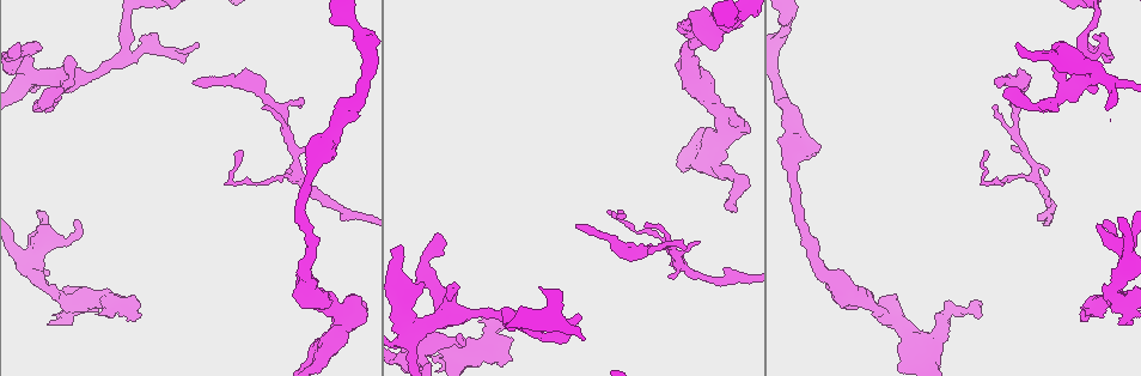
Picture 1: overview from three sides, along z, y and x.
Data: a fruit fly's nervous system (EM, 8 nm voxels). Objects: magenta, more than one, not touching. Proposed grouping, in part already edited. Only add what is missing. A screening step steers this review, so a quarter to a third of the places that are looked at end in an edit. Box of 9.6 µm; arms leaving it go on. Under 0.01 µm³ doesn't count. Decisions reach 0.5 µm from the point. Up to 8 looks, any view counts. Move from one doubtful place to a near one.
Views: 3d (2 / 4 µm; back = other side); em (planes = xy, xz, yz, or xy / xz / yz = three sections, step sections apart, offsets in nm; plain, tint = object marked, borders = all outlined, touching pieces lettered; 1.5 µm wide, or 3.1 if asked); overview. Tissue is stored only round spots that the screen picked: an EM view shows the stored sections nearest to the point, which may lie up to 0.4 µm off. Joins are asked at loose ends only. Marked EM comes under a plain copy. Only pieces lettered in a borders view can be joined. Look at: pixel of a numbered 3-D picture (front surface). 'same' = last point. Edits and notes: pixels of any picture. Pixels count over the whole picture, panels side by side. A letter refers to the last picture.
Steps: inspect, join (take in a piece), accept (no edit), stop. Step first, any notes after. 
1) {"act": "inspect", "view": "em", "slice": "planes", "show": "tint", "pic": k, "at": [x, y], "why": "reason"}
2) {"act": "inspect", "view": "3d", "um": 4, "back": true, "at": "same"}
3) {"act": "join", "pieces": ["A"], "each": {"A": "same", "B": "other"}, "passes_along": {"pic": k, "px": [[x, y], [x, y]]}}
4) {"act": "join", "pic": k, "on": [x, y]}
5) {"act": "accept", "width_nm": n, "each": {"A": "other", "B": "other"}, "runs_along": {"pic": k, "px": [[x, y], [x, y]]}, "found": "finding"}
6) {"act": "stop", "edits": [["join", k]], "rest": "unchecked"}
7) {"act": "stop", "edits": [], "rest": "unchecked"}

{"act": "inspect", "view": "3d", "um": 4, "back": true, "pic": 1, "at": [737, 210], "why": "branch stops here"}

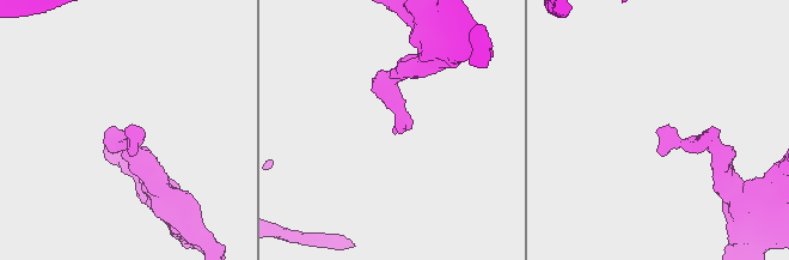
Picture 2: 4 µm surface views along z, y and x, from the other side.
{"act": "inspect", "view": "em", "slice": "planes", "show": "borders", "pic": 2, "at": [392, 130]}

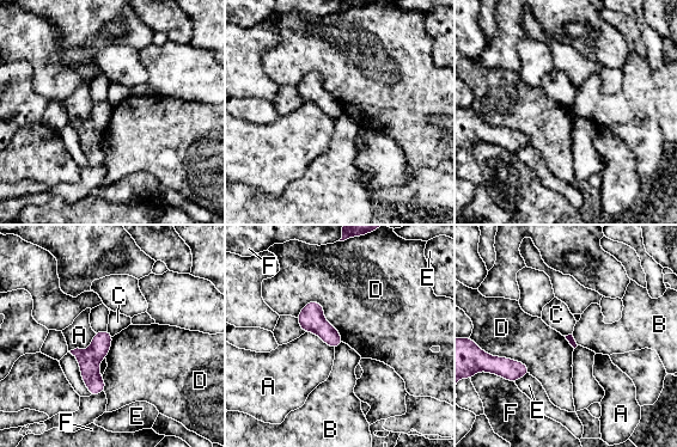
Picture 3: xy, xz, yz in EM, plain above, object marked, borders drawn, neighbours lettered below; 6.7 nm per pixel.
{"act": "accept", "each": {"A": "other", "B": "other", "C": "other", "D": "other", "E": "other", "F": "other"}, "runs_along": {"pic": 3, "px": [[105, 334], [92, 356], [92, 392]]}, "found": "no lettered piece goes on from it"}

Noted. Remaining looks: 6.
{"act": "inspect", "view": "em", "slice": "xz", "step": 8, "show": "tint", "pic": 1, "at": [996, 108]}

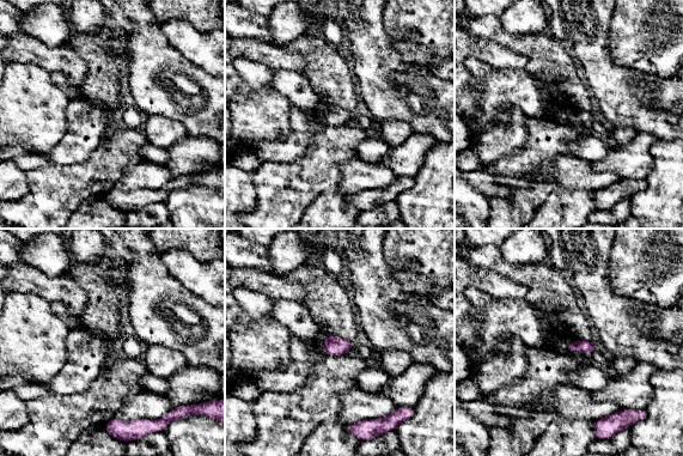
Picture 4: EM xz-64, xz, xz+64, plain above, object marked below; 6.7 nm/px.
{"act": "inspect", "view": "em", "slice": "planes", "show": "borders", "at": "same"}

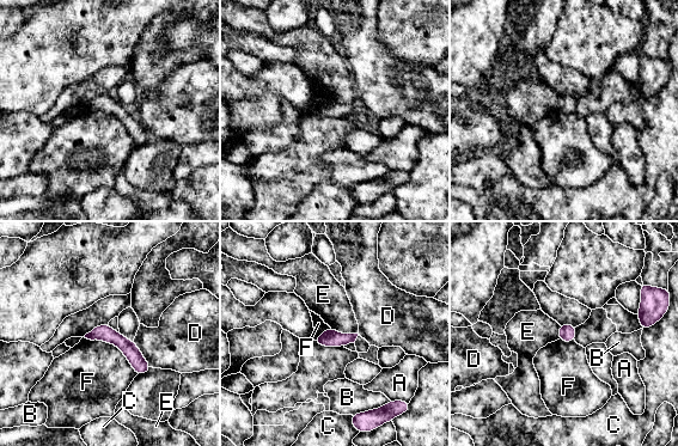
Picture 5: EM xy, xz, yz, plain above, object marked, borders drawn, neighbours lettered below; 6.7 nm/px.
{"act": "accept", "each": {"A": "other", "B": "other", "C": "other", "D": "other", "E": "other", "F": "other"}, "border": {"pic": 5, "px": [[84, 337], [112, 343], [136, 374]]}, "found": "no lettered piece goes on from it"}

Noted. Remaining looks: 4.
{"act": "inspect", "view": "em", "slice": "xz", "step": 8, "show": "tint", "pic": 1, "at": [432, 334], "why": "free end"}

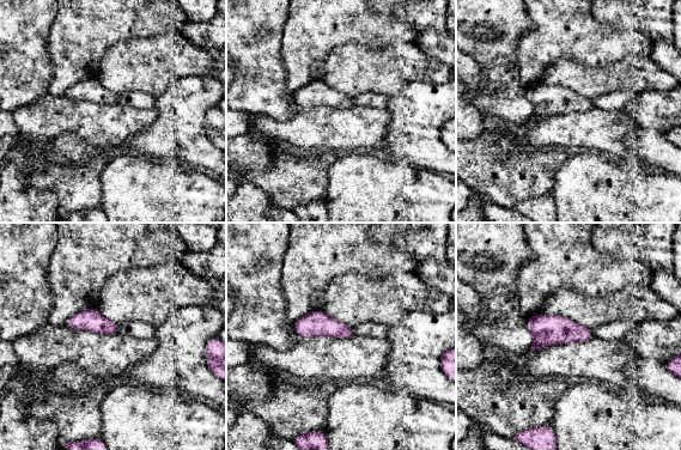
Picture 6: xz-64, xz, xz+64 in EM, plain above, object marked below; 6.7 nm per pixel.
{"act": "inspect", "view": "em", "slice": "planes", "show": "tint", "at": "same", "why": "another direction"}

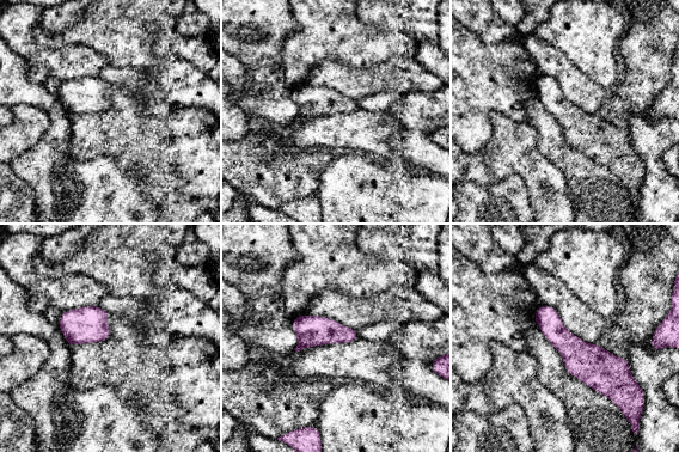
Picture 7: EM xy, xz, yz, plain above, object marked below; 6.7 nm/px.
{"act": "inspect", "view": "em", "slice": "planes", "show": "borders", "at": "same", "why": "what lies round it"}

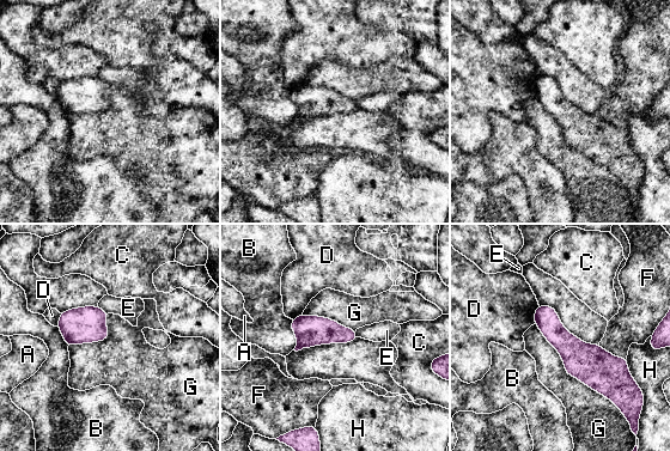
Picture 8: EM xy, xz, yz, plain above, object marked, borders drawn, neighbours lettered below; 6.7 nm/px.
{"act": "accept", "each": {"A": "other", "B": "other", "C": "other", "D": "other", "E": "other", "F": "other", "G": "other", "H": "other"}, "runs_along": {"pic": 8, "px": [[538, 310], [586, 363], [623, 373]]}, "found": "none of them fits"}

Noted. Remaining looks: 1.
{"act": "stop", "edits": [], "rest": "unchecked"}

